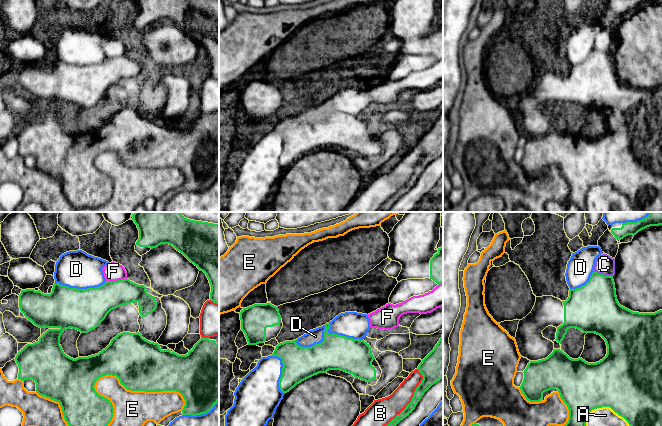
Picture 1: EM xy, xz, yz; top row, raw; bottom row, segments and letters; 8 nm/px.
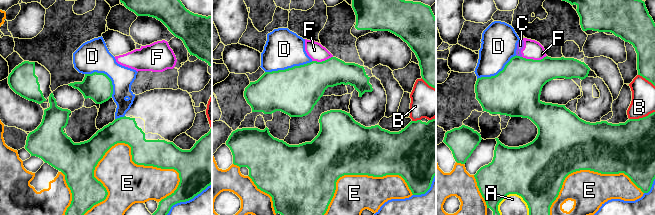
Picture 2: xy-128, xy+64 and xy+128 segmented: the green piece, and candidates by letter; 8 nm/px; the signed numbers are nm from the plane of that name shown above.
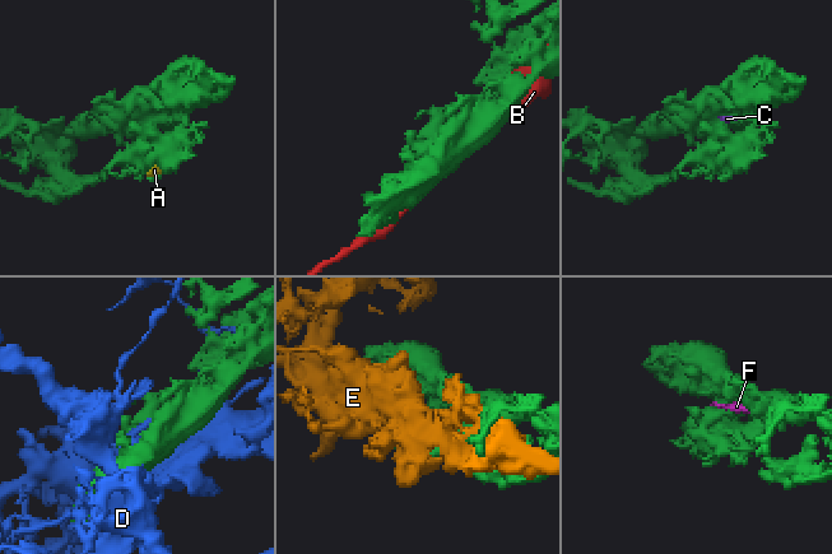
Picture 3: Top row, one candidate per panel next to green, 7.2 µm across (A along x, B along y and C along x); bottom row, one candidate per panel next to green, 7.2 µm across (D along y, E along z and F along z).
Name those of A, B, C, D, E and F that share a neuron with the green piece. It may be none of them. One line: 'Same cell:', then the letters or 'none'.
Same cell: none

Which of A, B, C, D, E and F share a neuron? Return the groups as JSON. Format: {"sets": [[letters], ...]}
{"sets": [["A", "E"], ["B"], ["C", "F"], ["D"]]}

